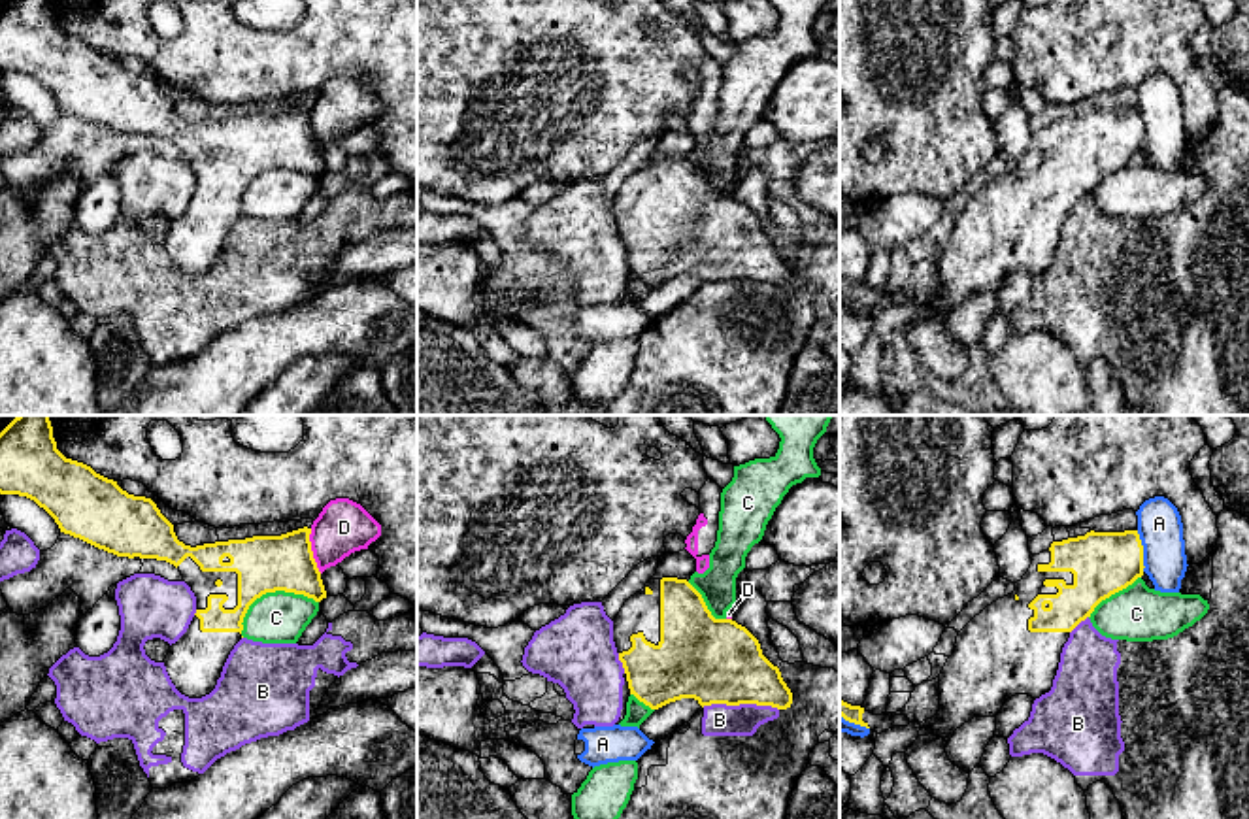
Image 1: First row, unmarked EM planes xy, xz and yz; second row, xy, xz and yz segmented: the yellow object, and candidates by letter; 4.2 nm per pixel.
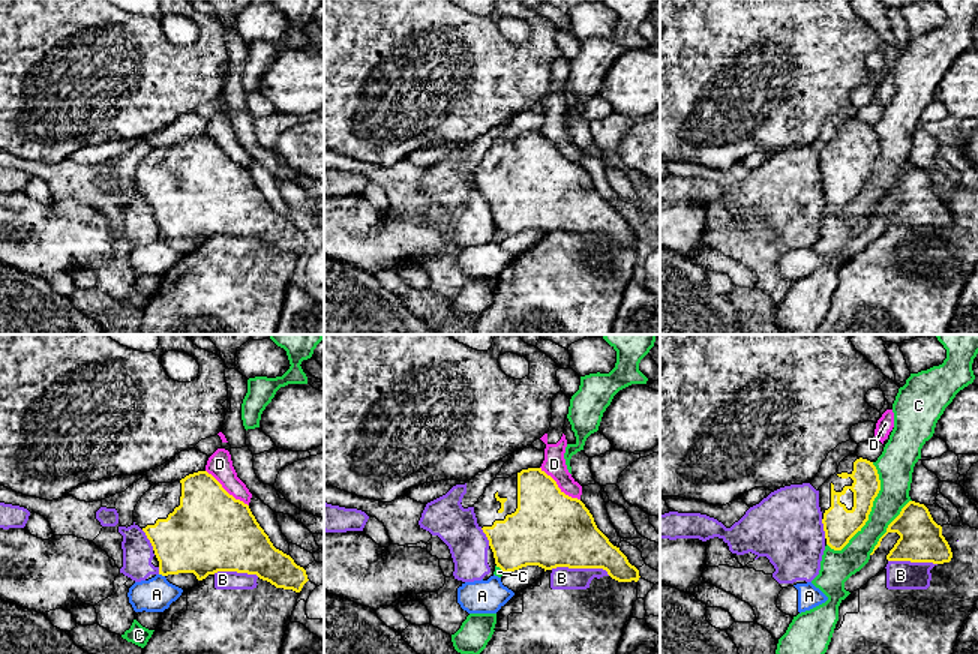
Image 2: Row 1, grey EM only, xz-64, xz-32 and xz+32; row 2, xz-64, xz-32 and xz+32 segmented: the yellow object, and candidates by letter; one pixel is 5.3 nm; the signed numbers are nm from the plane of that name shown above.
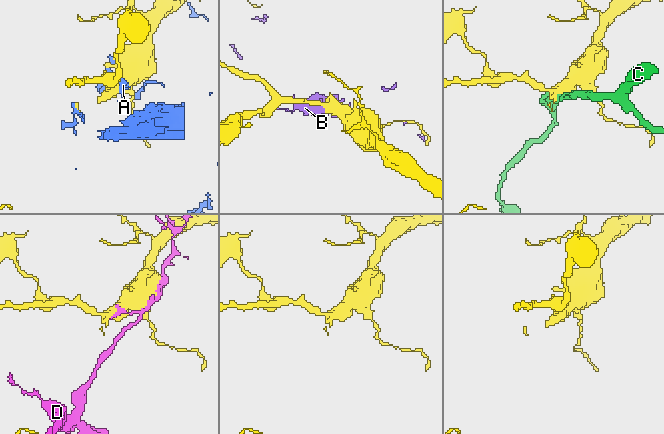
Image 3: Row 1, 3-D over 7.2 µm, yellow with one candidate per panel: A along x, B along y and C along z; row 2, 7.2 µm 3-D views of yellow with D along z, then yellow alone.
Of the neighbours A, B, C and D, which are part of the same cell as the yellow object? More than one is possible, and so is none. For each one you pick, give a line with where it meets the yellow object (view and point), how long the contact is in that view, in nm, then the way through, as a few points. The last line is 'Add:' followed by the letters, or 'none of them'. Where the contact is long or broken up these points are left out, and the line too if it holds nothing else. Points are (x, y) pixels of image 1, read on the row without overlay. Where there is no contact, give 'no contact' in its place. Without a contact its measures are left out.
Add: none of them

